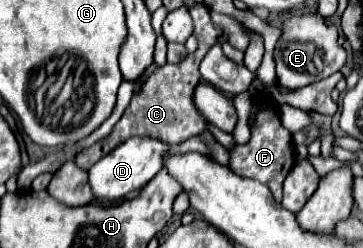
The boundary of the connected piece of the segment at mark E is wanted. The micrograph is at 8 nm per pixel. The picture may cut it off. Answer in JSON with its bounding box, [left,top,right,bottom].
[276,16,346,88]

